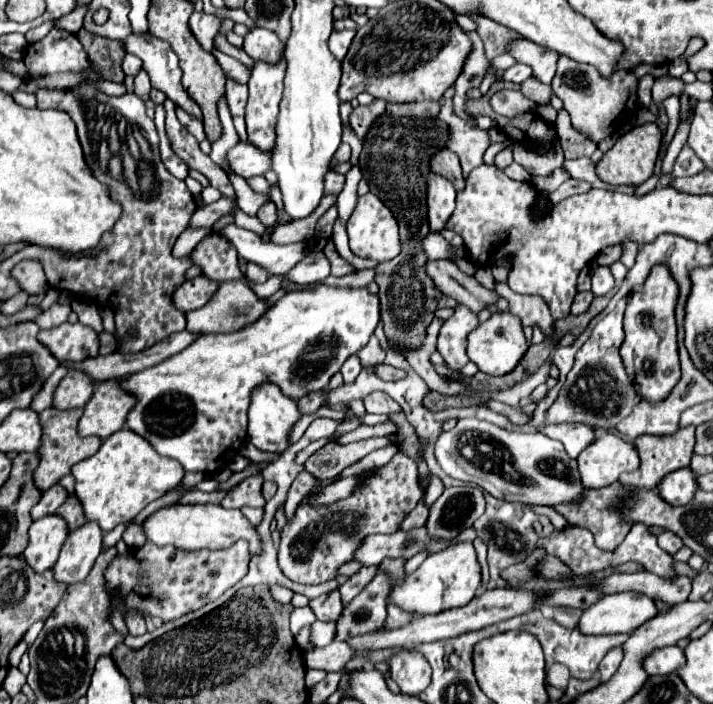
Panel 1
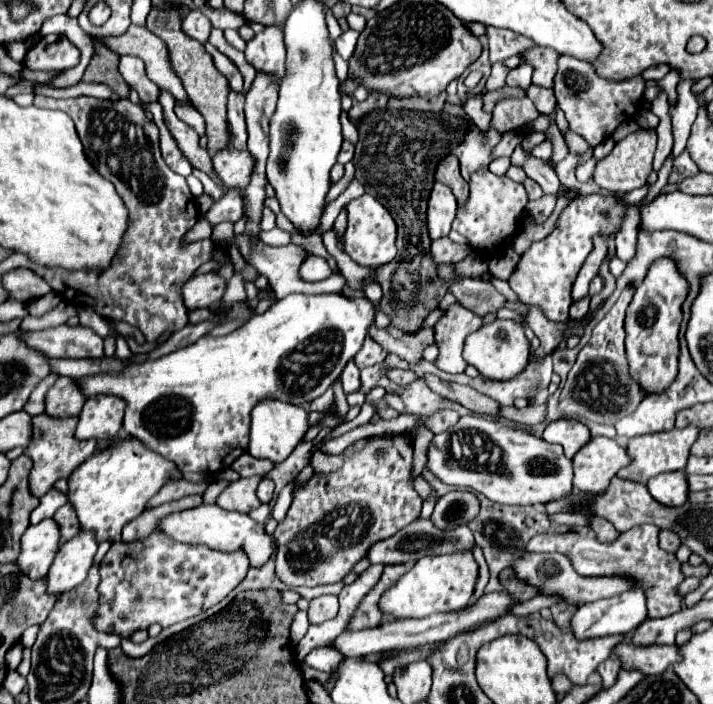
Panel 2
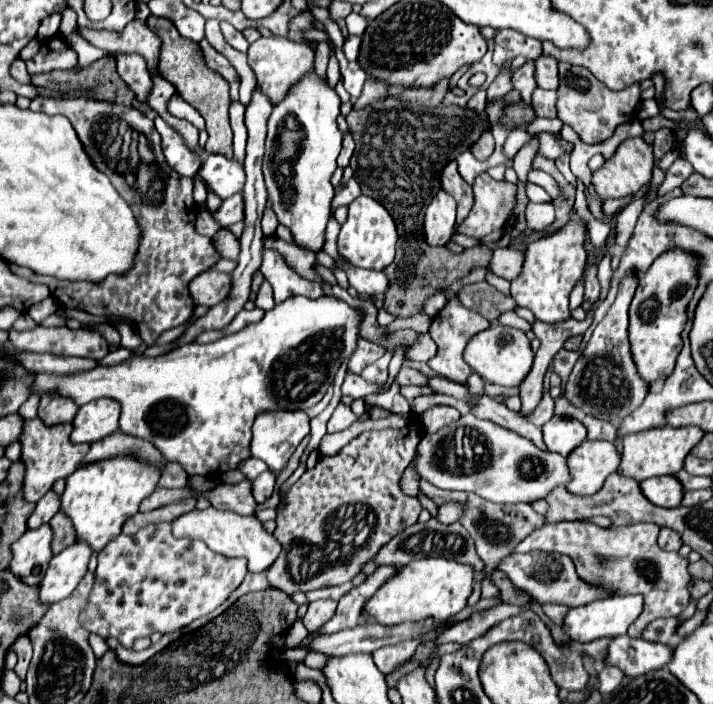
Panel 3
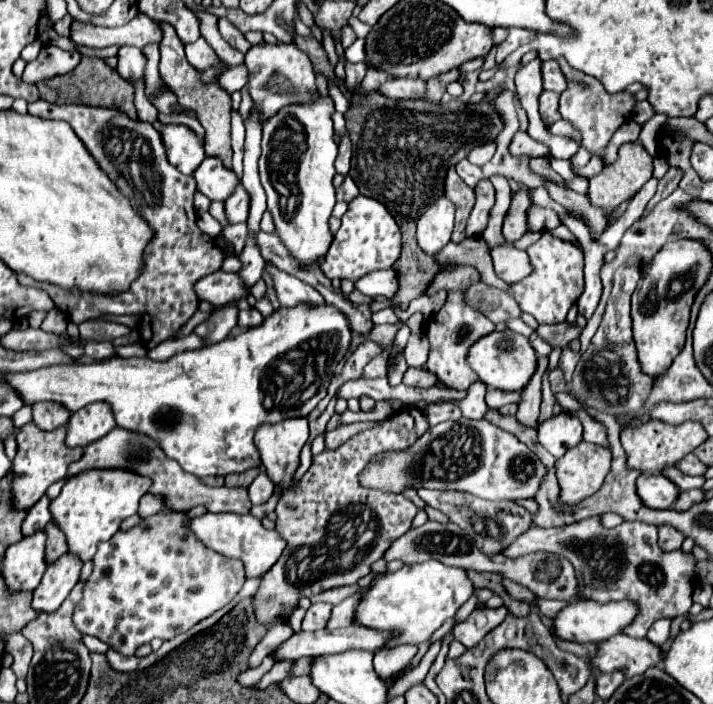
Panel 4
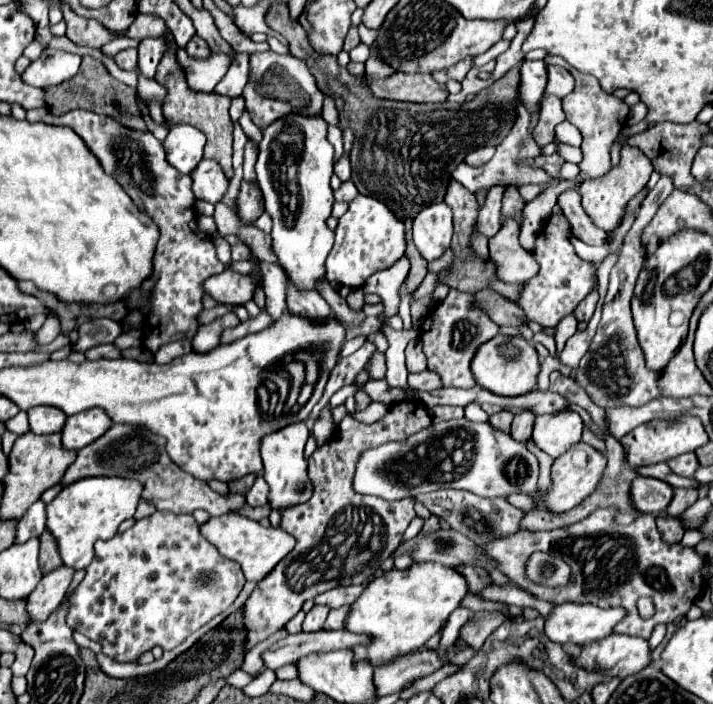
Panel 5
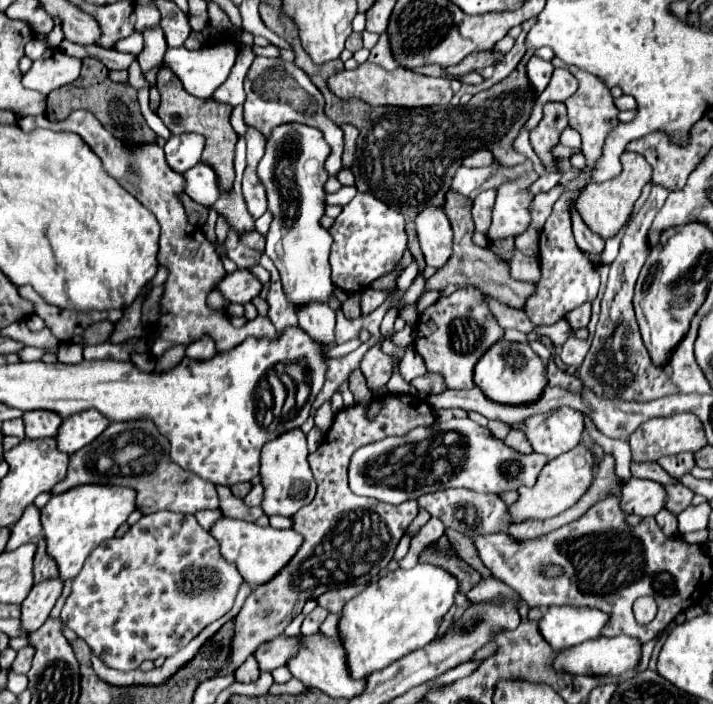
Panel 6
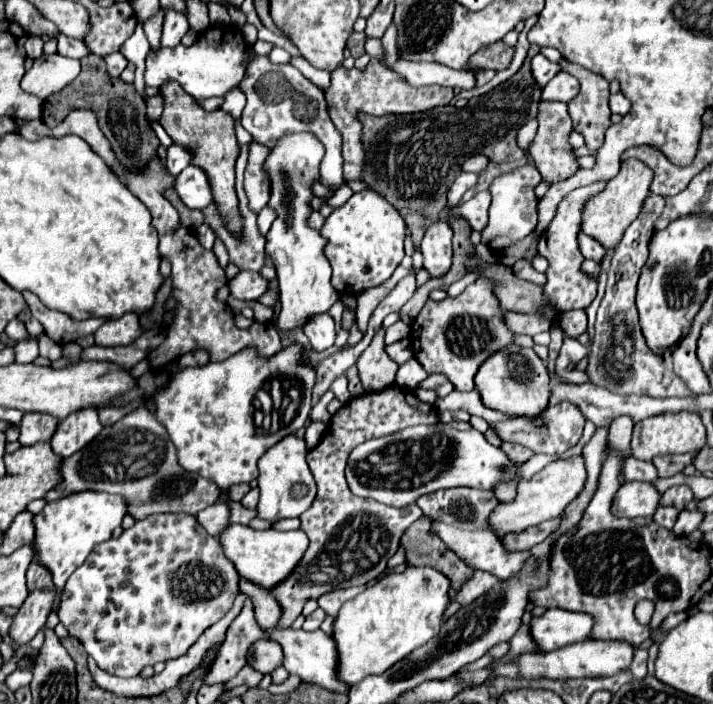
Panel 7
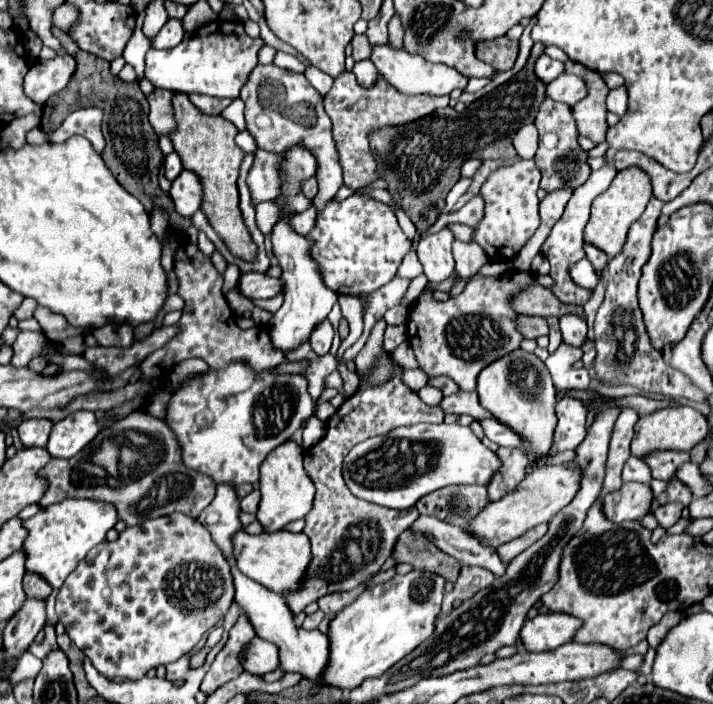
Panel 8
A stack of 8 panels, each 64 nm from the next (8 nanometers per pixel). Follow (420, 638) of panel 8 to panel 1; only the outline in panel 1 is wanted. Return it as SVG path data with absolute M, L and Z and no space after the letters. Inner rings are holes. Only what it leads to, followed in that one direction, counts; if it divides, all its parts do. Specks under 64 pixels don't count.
M460 542L428 556L412 574L404 578L404 582L392 588L388 604L396 604L404 612L412 612L418 616L438 614L442 610L468 604L476 596L478 588L480 588L480 564L476 560L474 546L472 542Z

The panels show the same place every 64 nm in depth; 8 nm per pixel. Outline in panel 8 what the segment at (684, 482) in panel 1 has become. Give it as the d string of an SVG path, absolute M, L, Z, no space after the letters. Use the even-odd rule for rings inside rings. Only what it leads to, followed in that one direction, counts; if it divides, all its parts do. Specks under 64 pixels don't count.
M624 482L620 490L606 494L602 500L604 516L620 524L624 520L640 520L650 512L652 490L648 484Z

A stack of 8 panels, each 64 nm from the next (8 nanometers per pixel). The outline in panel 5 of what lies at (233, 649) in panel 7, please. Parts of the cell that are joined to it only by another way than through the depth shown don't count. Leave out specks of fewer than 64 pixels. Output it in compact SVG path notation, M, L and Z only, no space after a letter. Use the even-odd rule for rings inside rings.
M420 400L392 404L386 416L374 424L362 424L354 420L352 414L346 414L332 438L308 458L308 476L314 484L314 496L310 502L282 512L280 528L296 536L298 542L272 574L256 584L254 592L244 602L244 624L248 632L244 652L282 630L286 622L302 610L306 600L338 586L364 584L370 576L374 578L380 562L390 558L400 546L404 530L416 516L414 498L388 502L378 496L362 496L352 488L352 472L362 450L392 440L404 440L432 424L426 404L416 402Z

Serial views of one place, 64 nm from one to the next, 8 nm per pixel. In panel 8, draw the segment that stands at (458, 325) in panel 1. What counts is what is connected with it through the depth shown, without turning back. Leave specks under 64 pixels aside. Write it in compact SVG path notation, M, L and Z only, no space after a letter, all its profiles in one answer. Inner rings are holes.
M510 270L502 276L474 274L468 278L462 294L446 302L434 300L432 290L424 290L412 304L406 320L408 340L420 368L430 378L450 376L460 390L476 390L476 378L482 368L520 348L524 336L516 324L518 312L512 308L512 298L536 284L534 272Z

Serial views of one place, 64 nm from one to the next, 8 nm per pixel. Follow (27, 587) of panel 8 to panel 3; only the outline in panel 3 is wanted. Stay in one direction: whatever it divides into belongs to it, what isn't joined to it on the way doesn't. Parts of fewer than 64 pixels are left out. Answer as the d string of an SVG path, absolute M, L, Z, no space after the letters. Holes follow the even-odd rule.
M58 512L48 524L50 524L52 534L54 534L54 538L52 538L52 554L60 554L64 548L74 544L72 522L62 512Z

